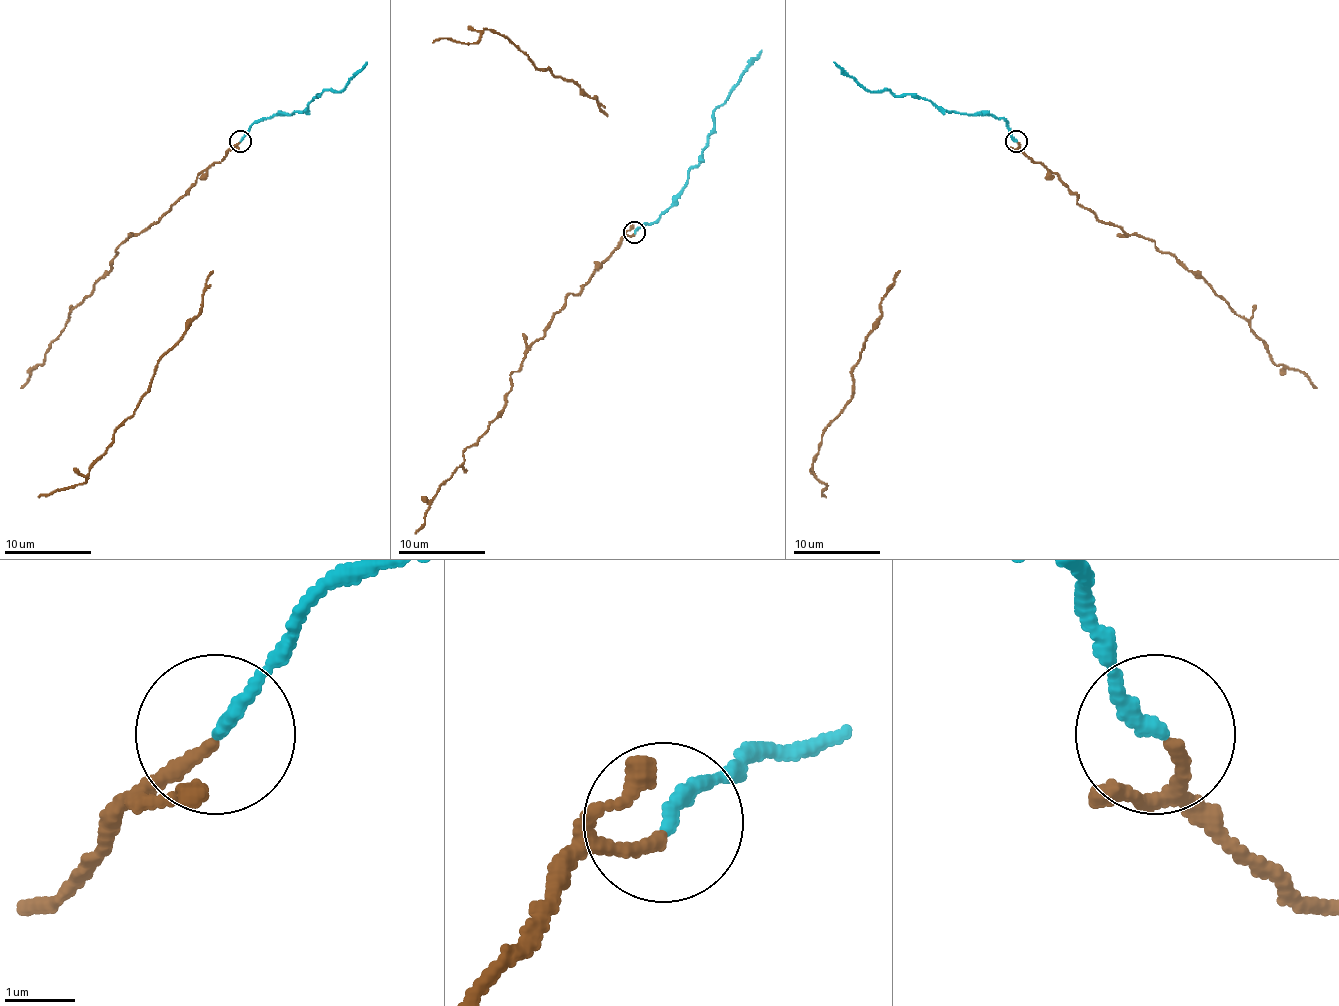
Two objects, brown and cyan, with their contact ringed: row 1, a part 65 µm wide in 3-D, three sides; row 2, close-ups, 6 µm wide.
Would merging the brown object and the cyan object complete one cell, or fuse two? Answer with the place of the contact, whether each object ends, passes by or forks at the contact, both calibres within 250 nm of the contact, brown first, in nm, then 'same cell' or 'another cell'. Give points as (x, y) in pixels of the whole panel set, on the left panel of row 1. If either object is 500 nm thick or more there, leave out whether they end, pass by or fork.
place (240, 141); brown ends; cyan ends; calibres 170 and 200 nm; another cell

